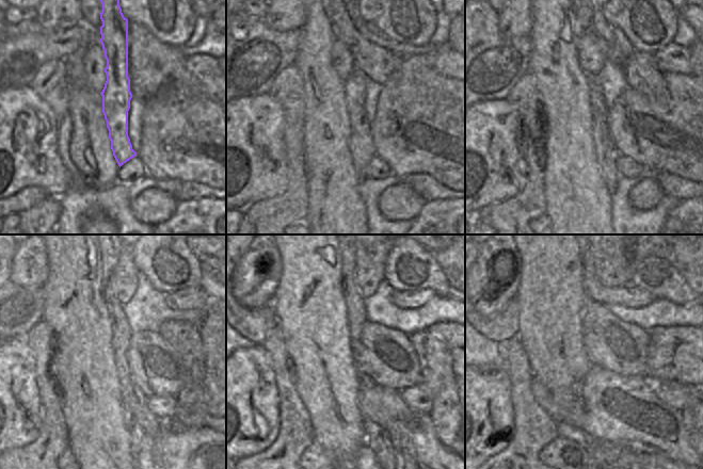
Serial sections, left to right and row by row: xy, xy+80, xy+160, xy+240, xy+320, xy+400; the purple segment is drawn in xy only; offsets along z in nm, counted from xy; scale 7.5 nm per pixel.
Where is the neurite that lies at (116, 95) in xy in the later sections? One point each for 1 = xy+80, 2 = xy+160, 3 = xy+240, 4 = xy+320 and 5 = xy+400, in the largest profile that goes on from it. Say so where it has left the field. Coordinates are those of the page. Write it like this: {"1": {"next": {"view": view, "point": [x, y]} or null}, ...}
{"1": {"next": {"view": "xy+80", "point": [362, 148]}}, "2": {"next": {"view": "xy+160", "point": [606, 155]}}, "3": {"next": {"view": "xy+240", "point": [131, 423]}}, "4": {"next": {"view": "xy+320", "point": [377, 438]}}, "5": {"next": {"view": "xy+400", "point": [623, 451]}}}

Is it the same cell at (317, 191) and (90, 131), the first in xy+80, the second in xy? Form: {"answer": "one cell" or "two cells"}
{"answer": "one cell"}

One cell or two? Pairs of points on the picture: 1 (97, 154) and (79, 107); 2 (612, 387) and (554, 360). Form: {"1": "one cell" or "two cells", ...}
{"1": "one cell", "2": "two cells"}

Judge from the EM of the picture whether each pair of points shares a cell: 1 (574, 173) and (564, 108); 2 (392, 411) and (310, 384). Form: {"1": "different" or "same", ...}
{"1": "same", "2": "different"}

